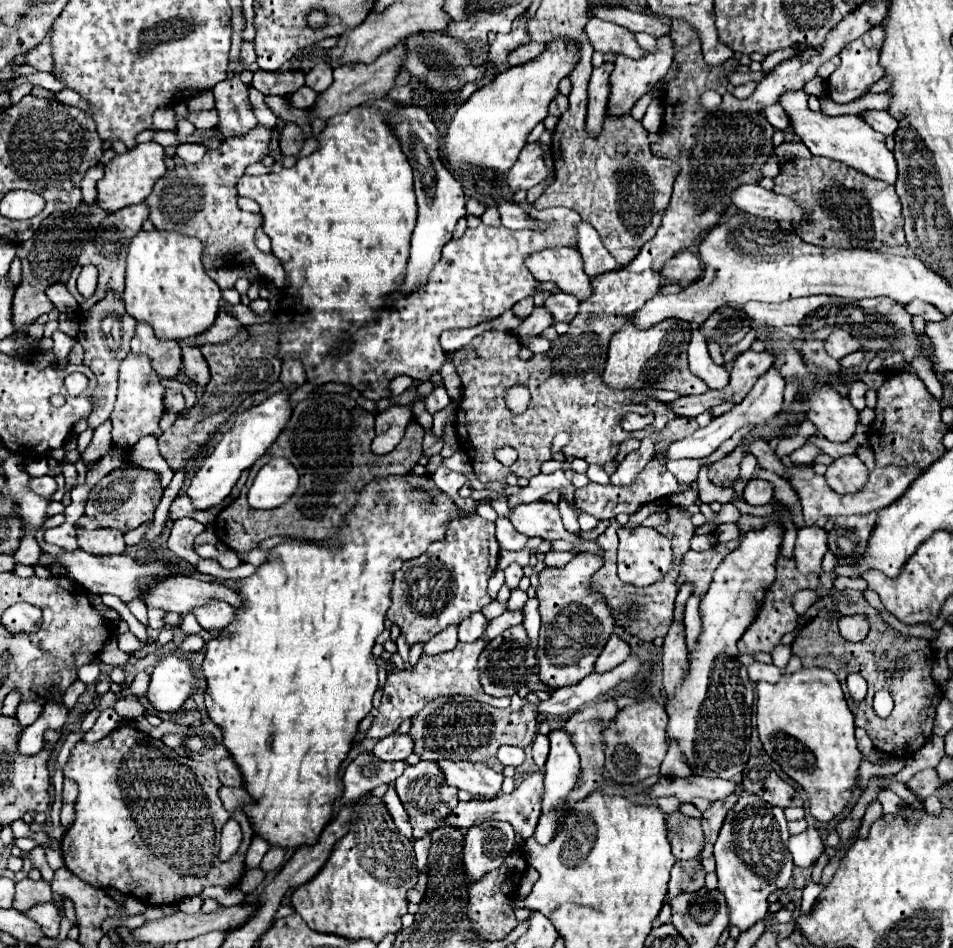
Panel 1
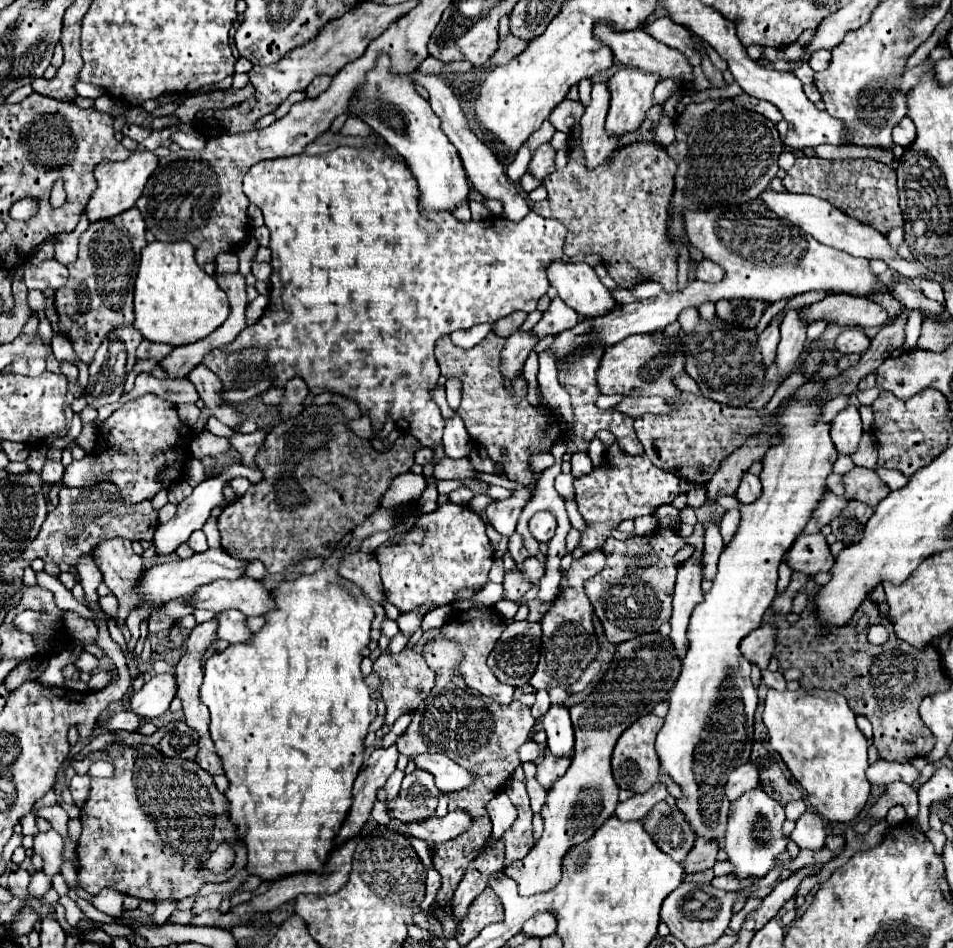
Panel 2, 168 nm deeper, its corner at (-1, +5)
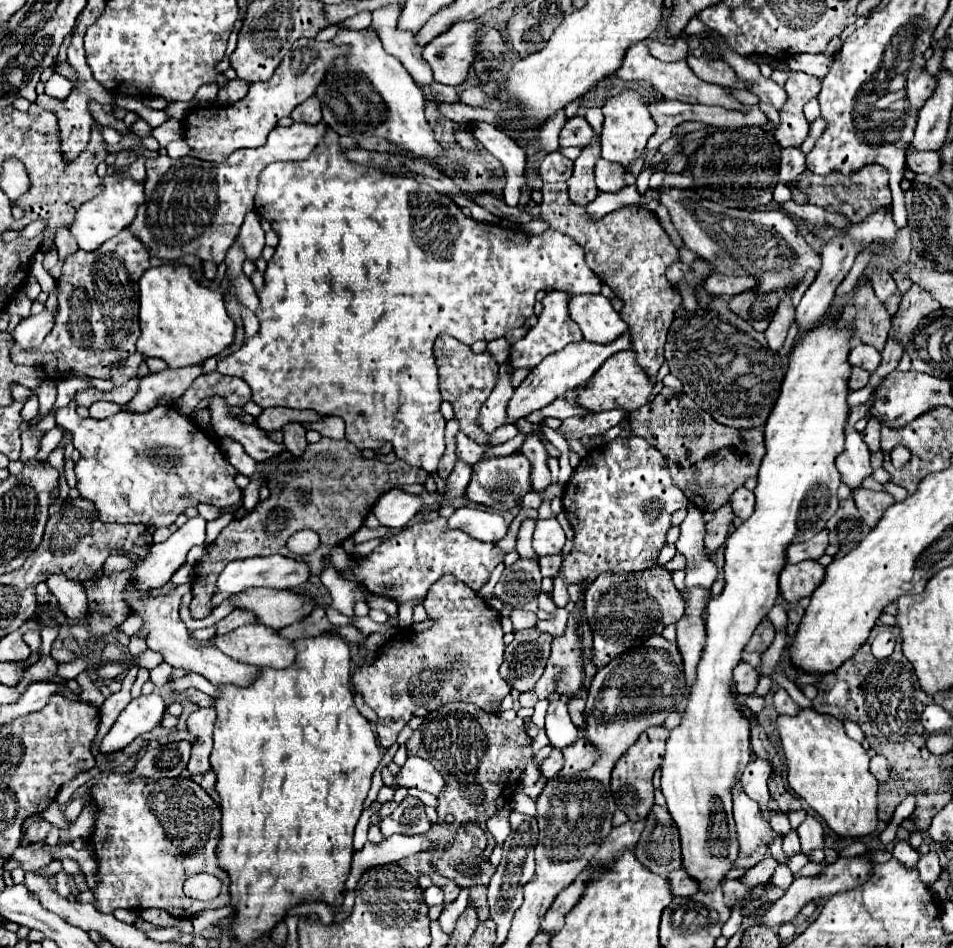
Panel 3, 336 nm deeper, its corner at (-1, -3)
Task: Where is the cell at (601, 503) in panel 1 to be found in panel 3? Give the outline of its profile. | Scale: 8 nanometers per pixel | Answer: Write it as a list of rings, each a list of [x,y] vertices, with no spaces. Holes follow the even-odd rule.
[[[623,427],[617,439],[593,447],[563,491],[563,509],[575,533],[575,549],[561,565],[565,585],[593,583],[603,573],[635,573],[657,565],[671,515],[687,503],[683,491],[673,483],[661,451],[633,435],[629,427]]]

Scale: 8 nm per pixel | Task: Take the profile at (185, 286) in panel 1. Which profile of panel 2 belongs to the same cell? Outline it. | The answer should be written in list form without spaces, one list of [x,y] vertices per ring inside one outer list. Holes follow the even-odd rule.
[[[151,241],[143,247],[133,297],[133,325],[145,339],[155,343],[169,343],[173,347],[203,339],[205,335],[213,333],[229,315],[225,291],[221,291],[215,277],[207,275],[197,265],[193,245],[185,241]]]

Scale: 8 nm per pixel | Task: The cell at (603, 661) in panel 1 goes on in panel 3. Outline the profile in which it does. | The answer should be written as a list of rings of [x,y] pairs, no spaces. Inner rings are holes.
[[[571,697],[569,713],[571,713],[571,721],[581,731],[581,727],[585,727],[585,701],[577,699],[577,697]]]

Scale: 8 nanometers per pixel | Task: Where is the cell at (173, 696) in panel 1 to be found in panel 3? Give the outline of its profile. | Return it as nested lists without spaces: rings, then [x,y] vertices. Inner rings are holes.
[[[141,695],[139,699],[133,699],[117,717],[115,725],[111,731],[103,737],[99,745],[101,755],[109,755],[115,751],[125,749],[129,743],[133,743],[139,735],[153,731],[159,723],[165,729],[177,727],[177,719],[171,717],[168,712],[165,713],[165,701],[157,695]],[[163,717],[163,721],[161,721]]]

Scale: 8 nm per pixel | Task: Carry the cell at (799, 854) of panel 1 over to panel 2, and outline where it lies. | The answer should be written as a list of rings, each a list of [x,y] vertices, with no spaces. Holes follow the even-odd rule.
[[[803,813],[797,819],[797,827],[789,835],[791,841],[797,843],[797,847],[809,849],[809,851],[819,851],[825,847],[825,829],[821,823],[821,817],[817,813]]]

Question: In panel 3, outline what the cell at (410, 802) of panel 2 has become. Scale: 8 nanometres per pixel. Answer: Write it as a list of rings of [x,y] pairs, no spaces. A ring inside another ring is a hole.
[[[405,797],[397,809],[383,817],[379,829],[383,837],[401,833],[401,835],[423,835],[431,827],[431,821],[425,815],[425,805],[415,797]]]

